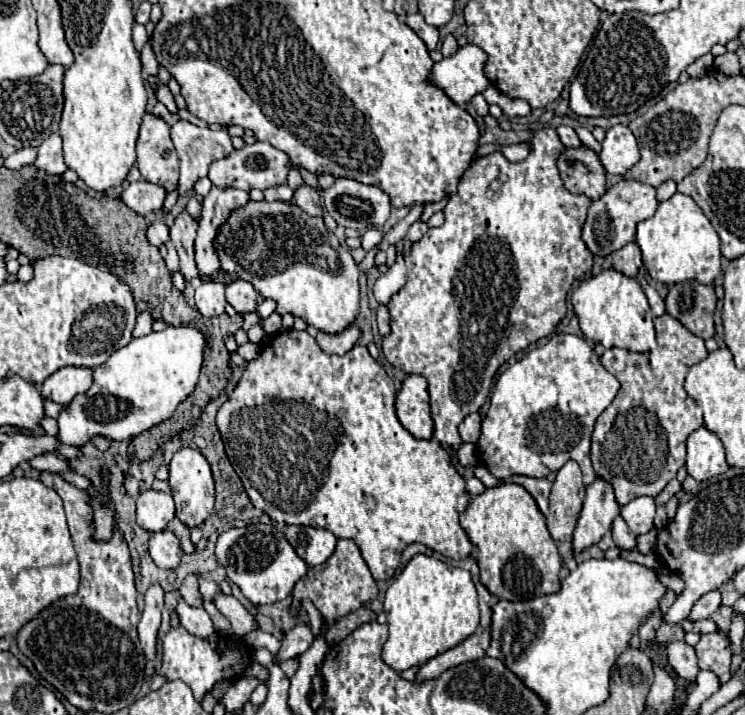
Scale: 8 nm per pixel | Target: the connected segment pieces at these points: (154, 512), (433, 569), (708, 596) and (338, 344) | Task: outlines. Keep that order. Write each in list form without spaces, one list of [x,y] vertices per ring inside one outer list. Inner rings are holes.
[[[145,491],[137,499],[137,523],[149,531],[157,533],[167,527],[167,523],[175,517],[173,497],[159,491]]]
[[[415,555],[389,585],[385,593],[385,615],[389,639],[383,647],[383,661],[395,671],[405,671],[427,663],[477,631],[477,591],[465,569],[445,565],[435,557]]]
[[[711,591],[705,593],[691,609],[689,613],[689,621],[699,621],[699,619],[707,619],[711,617],[713,611],[717,611],[717,607],[721,605],[721,593],[719,591]]]
[[[351,325],[347,327],[343,333],[337,333],[337,335],[329,335],[329,333],[323,333],[319,331],[315,341],[319,343],[319,347],[325,351],[325,353],[335,353],[335,355],[343,355],[347,351],[351,351],[351,347],[357,343],[361,331]]]

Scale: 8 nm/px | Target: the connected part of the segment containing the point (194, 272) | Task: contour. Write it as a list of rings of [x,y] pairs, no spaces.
[[[183,211],[171,227],[171,243],[179,253],[179,261],[181,261],[179,273],[187,281],[199,277],[199,269],[195,263],[195,247],[193,247],[195,237],[197,237],[197,221],[187,211]]]

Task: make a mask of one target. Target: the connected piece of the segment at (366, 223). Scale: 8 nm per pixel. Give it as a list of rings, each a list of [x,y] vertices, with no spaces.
[[[335,179],[335,185],[331,189],[325,189],[323,195],[325,209],[327,213],[343,227],[353,227],[353,229],[381,229],[383,223],[389,219],[391,203],[389,195],[377,187],[377,185],[365,185],[353,179]]]

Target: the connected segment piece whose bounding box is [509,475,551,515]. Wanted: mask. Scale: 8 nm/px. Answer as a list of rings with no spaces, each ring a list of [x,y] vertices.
[[[517,475],[517,477],[509,477],[509,483],[517,483],[521,487],[525,487],[533,499],[537,501],[539,509],[543,515],[547,515],[549,509],[549,491],[551,491],[551,481],[549,479],[535,479],[535,477],[525,477],[525,475]]]

